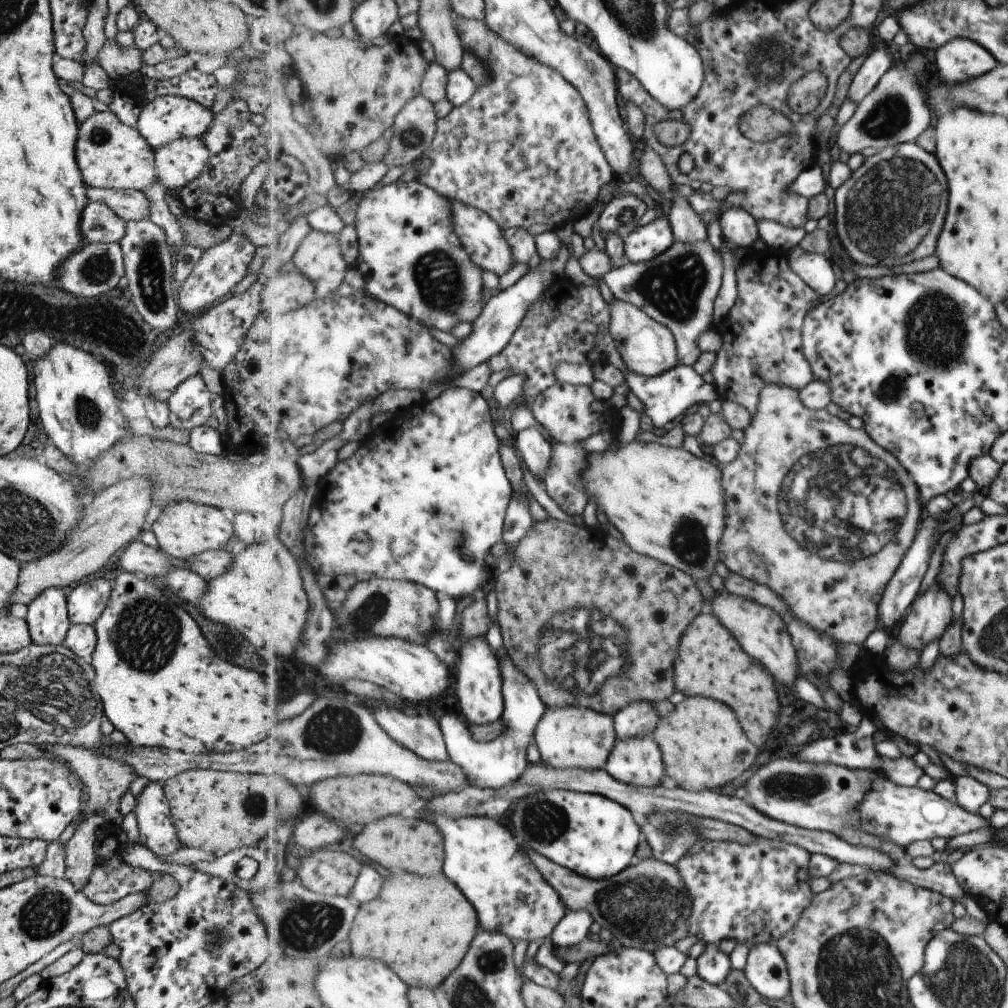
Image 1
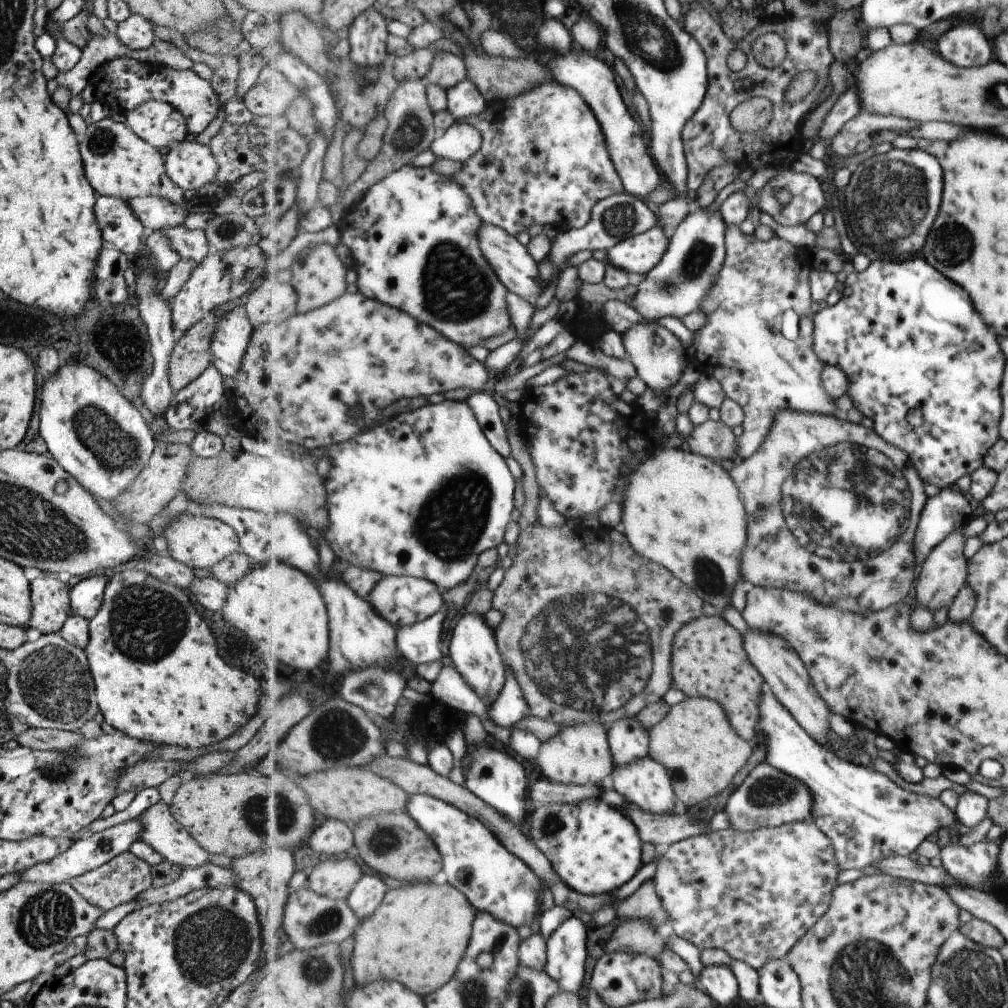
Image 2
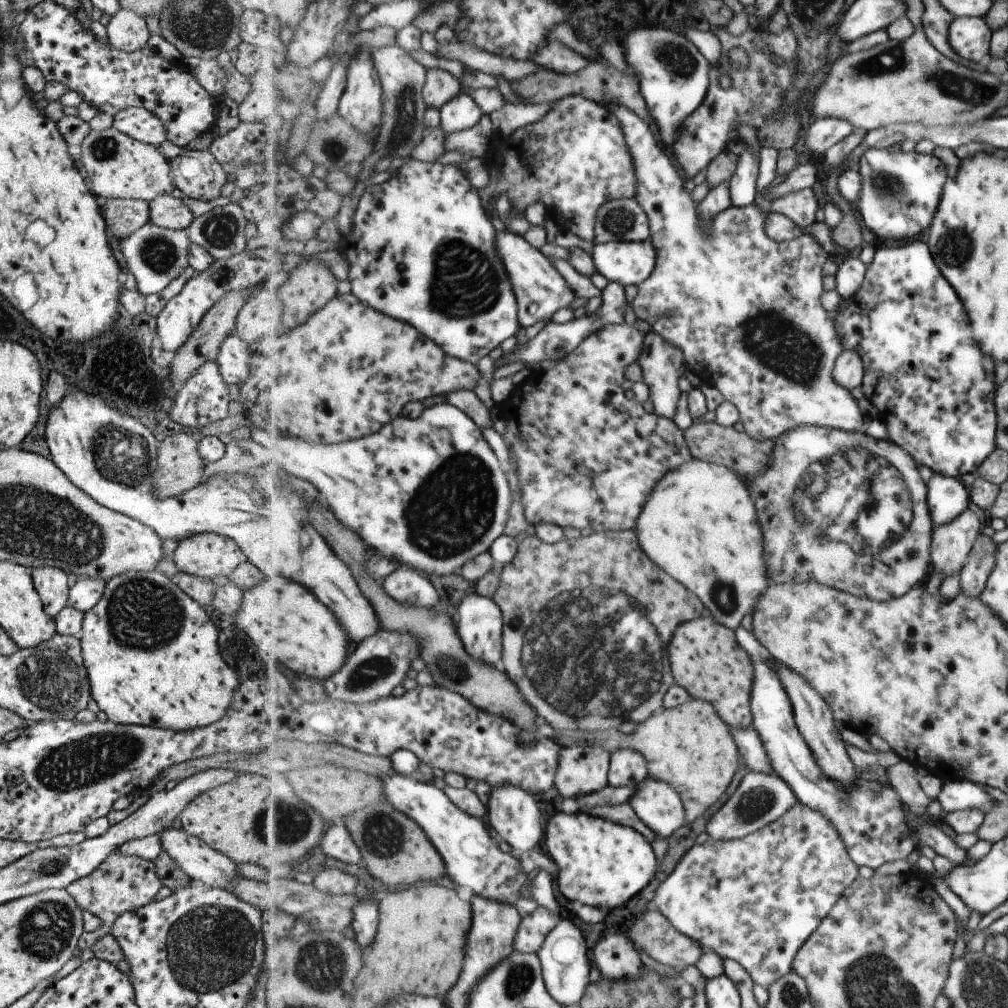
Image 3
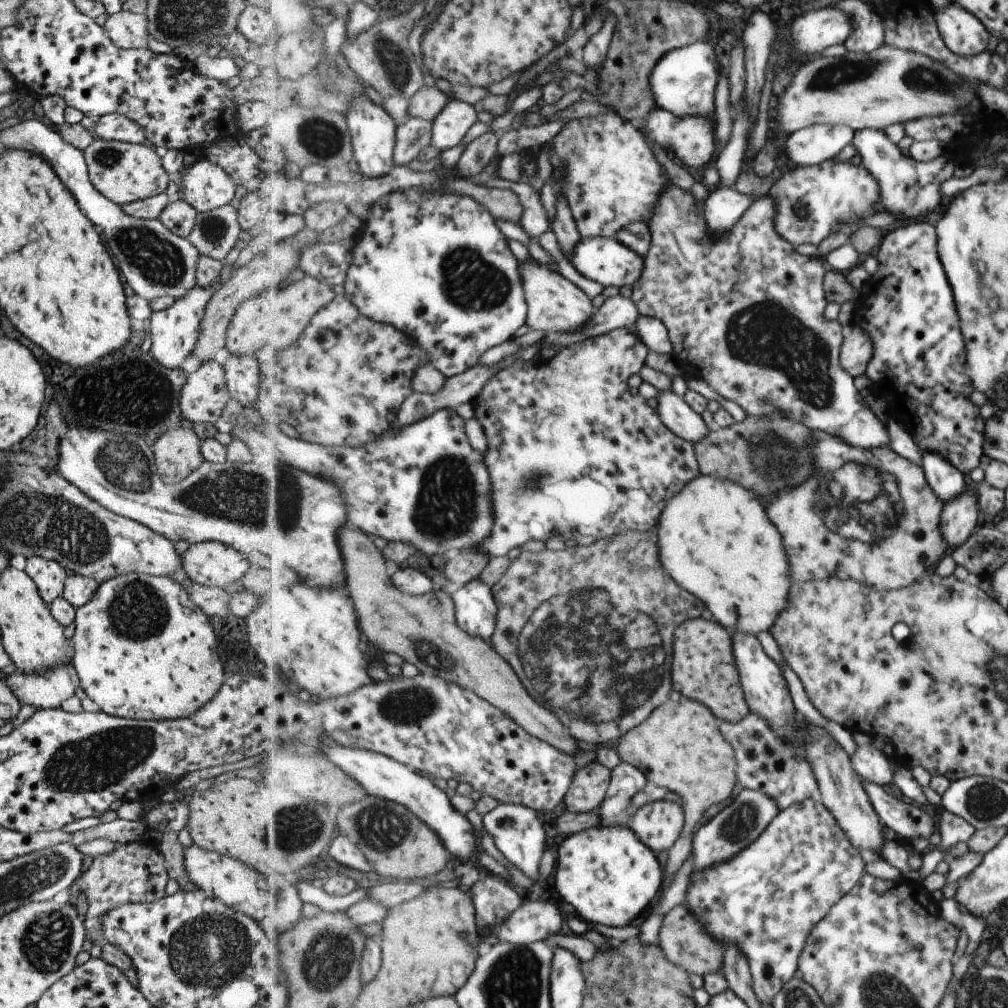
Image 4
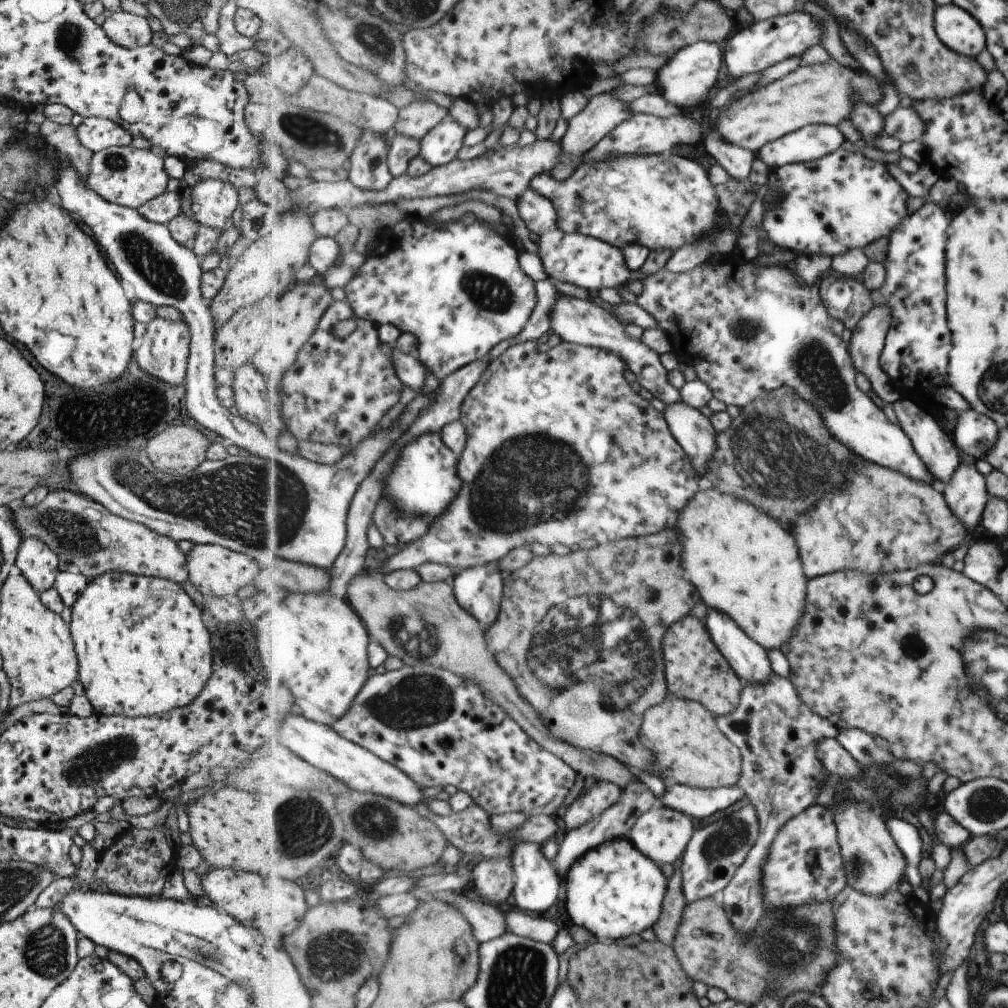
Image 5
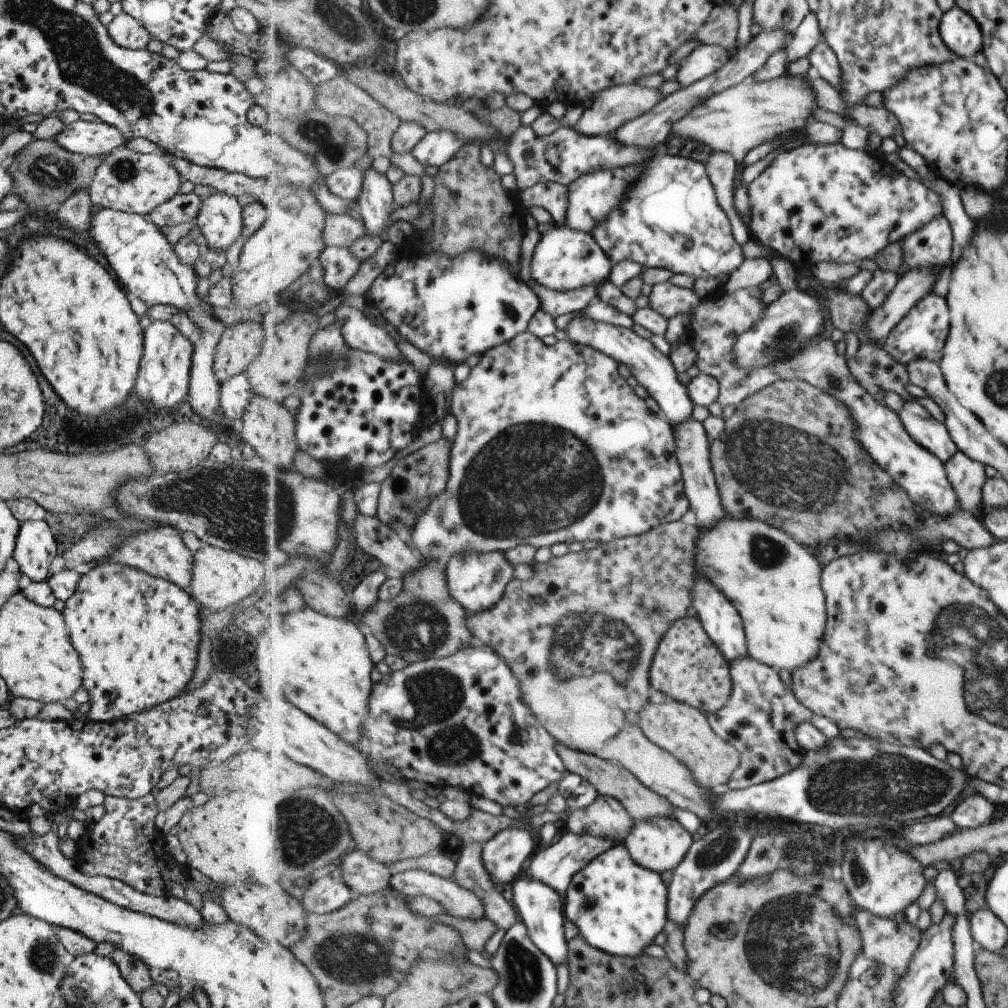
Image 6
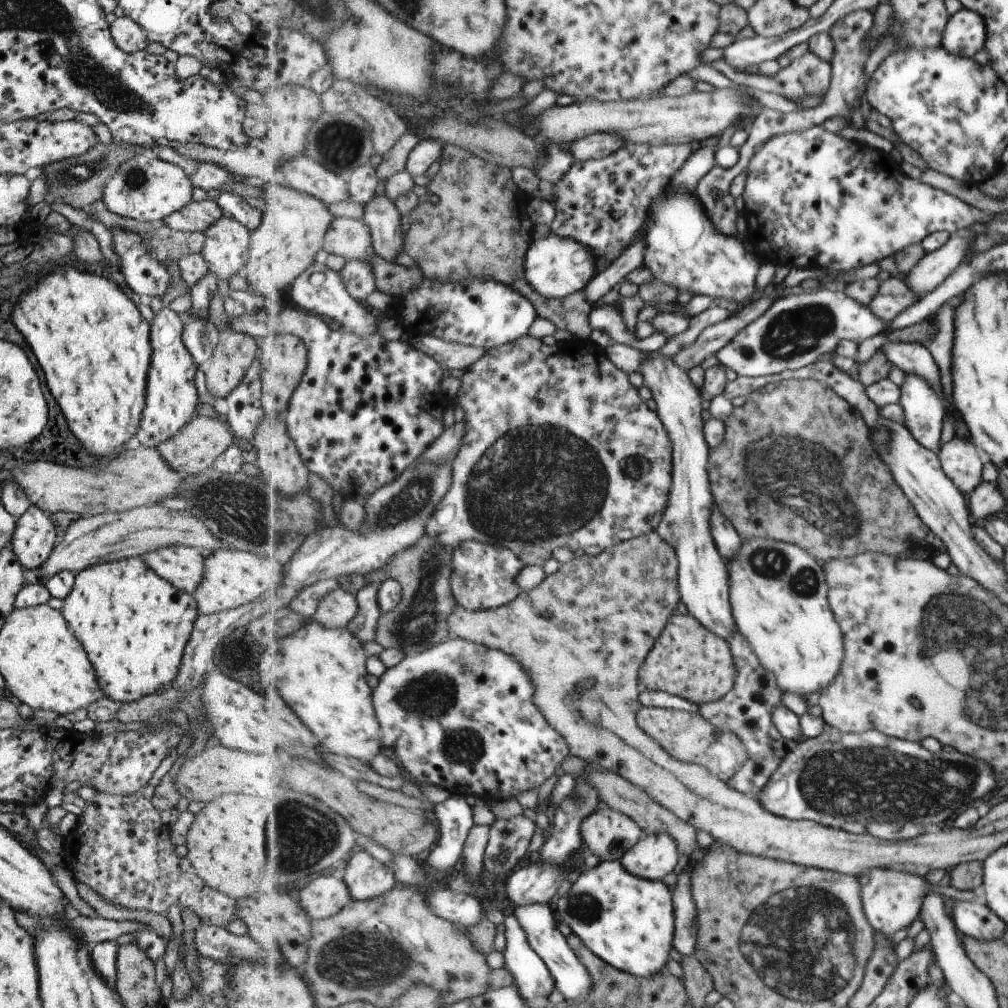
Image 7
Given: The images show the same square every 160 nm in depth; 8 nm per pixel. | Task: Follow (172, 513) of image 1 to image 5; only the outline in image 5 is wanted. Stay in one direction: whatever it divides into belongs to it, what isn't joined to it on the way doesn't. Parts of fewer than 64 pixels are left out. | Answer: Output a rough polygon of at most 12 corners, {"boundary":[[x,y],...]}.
{"boundary":[[197,543],[188,580],[205,595],[249,591],[262,567],[221,545]]}

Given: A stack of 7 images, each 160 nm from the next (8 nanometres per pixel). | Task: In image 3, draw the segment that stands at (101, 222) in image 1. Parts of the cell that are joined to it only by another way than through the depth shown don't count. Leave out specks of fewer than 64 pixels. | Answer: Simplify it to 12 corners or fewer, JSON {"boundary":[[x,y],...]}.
{"boundary":[[106,199],[99,211],[118,241],[148,222],[148,201]]}

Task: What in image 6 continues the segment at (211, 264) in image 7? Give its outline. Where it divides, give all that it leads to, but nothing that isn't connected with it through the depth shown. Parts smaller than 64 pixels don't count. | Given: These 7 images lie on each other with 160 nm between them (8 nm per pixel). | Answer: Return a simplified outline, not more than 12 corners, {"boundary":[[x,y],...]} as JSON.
{"boundary":[[202,197],[194,221],[205,249],[225,252],[243,231],[243,201]]}

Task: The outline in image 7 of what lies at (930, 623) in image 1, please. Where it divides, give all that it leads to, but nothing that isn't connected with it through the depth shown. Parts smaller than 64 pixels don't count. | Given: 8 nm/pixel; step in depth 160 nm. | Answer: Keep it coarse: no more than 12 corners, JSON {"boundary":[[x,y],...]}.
{"boundary":[[953,437],[937,450],[942,470],[964,496],[981,482],[973,444]]}

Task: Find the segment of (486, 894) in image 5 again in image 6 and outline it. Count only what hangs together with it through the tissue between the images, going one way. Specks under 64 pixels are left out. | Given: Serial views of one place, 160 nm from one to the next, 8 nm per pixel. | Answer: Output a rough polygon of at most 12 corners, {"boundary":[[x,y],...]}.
{"boundary":[[514,827],[484,844],[482,859],[499,889],[513,884],[540,841]]}

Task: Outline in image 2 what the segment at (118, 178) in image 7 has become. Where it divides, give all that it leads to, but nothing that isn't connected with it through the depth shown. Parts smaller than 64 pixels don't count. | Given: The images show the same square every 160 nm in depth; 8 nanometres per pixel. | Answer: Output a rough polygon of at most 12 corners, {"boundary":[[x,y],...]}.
{"boundary":[[110,117],[77,139],[97,196],[145,195],[189,212],[162,155]]}

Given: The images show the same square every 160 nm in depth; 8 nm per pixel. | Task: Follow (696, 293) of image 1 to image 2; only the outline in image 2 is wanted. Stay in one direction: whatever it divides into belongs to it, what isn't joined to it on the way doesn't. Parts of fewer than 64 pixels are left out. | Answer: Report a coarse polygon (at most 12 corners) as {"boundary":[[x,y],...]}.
{"boundary":[[720,210],[689,213],[632,307],[647,321],[701,309],[726,262]]}

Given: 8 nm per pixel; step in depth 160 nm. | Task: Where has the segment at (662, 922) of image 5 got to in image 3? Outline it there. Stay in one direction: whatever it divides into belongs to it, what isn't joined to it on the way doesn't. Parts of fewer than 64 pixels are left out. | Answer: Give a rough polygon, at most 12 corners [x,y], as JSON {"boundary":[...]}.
{"boundary":[[710,702],[655,712],[630,735],[555,729],[580,743],[641,751],[649,776],[682,795],[687,822],[729,790],[743,761]]}

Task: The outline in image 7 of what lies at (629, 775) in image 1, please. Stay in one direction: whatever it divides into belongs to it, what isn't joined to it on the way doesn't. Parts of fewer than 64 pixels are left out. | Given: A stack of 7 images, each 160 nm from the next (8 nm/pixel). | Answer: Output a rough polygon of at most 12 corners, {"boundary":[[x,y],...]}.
{"boundary":[[669,833],[642,838],[621,862],[660,881],[684,859]]}

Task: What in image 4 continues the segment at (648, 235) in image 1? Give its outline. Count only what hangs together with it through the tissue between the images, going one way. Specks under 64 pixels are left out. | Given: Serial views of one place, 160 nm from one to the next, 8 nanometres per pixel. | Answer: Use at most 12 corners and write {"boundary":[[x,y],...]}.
{"boundary":[[613,237],[582,238],[567,258],[603,287],[633,287],[643,255]]}

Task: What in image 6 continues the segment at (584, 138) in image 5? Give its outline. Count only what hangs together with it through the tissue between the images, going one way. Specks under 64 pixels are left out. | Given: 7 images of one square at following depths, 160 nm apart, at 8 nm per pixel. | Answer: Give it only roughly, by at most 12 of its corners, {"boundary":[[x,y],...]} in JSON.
{"boundary":[[627,84],[603,90],[575,128],[610,136],[653,110],[659,88]]}

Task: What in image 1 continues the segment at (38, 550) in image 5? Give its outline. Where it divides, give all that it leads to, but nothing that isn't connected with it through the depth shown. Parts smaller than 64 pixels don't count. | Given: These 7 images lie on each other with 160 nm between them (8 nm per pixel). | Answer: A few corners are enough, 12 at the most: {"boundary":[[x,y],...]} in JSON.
{"boundary":[[61,589],[26,608],[30,642],[61,645],[70,627]]}

